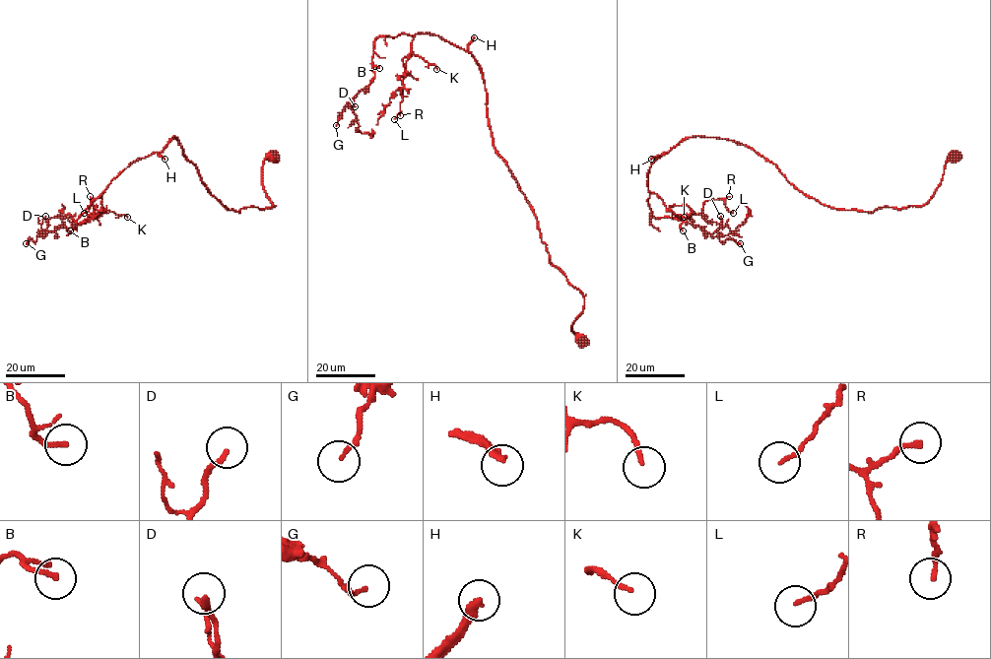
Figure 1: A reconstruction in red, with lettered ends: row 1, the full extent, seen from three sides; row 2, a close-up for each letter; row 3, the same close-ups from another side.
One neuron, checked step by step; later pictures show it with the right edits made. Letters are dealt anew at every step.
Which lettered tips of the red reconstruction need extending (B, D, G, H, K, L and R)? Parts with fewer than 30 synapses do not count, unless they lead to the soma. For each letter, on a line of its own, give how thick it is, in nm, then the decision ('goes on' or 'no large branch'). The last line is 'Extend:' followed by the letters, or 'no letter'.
B: 180 nm | no large branch
D: 170 nm | no large branch
G: 130 nm | no large branch
H: 240 nm | goes on
K: 160 nm | goes on
L: 140 nm | no large branch
R: 190 nm | goes on
Extend: H, K, R

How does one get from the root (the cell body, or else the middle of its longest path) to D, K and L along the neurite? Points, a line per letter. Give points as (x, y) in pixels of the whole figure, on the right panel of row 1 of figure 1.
D: (954, 156), (927, 202), (871, 212), (808, 197), (730, 140), (653, 162), (650, 221), (712, 234), (720, 216)
K: (954, 156), (925, 204), (866, 212), (808, 197), (744, 145), (684, 138), (653, 162), (647, 180), (684, 217)
L: (954, 156), (927, 202), (871, 212), (730, 140), (650, 166), (677, 216), (733, 213)

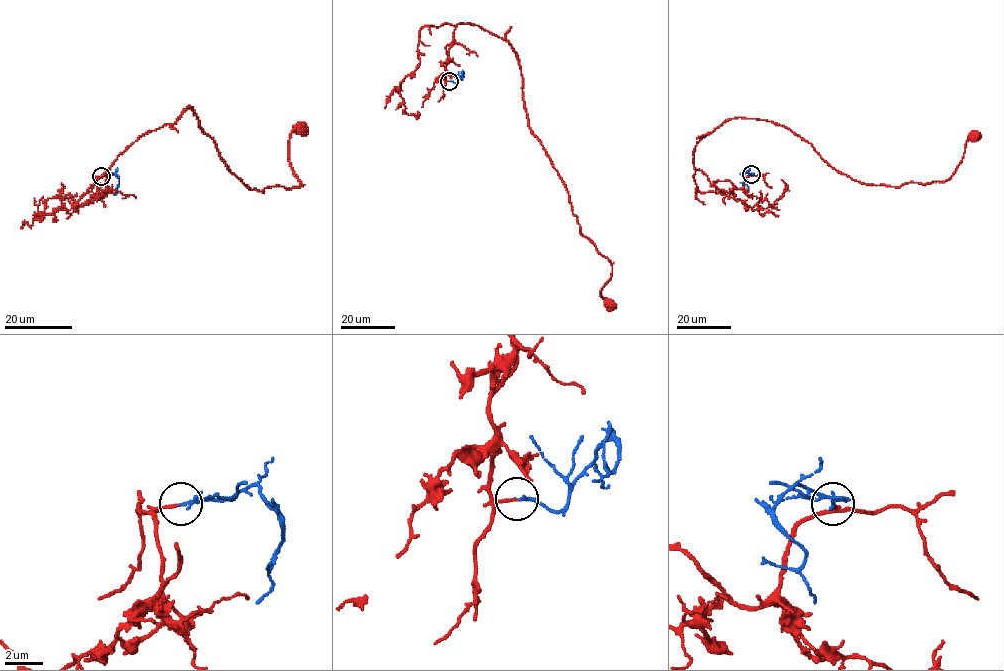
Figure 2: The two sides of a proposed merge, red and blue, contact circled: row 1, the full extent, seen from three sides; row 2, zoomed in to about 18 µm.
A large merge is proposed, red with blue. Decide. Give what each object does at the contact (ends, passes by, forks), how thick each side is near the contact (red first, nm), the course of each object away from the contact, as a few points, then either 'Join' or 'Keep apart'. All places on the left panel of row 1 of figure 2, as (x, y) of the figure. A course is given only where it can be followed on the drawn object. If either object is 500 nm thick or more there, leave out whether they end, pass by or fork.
At the ring red ends. At the ring blue ends. Thickness 140 nm (red) against 170 nm. Course of red: (101, 176), (99, 198), (119, 154), (189, 105), (249, 188), (297, 188), (289, 144), (301, 128). Course of blue: (101, 176), (114, 173), (117, 177), (119, 183), (114, 194). Join

